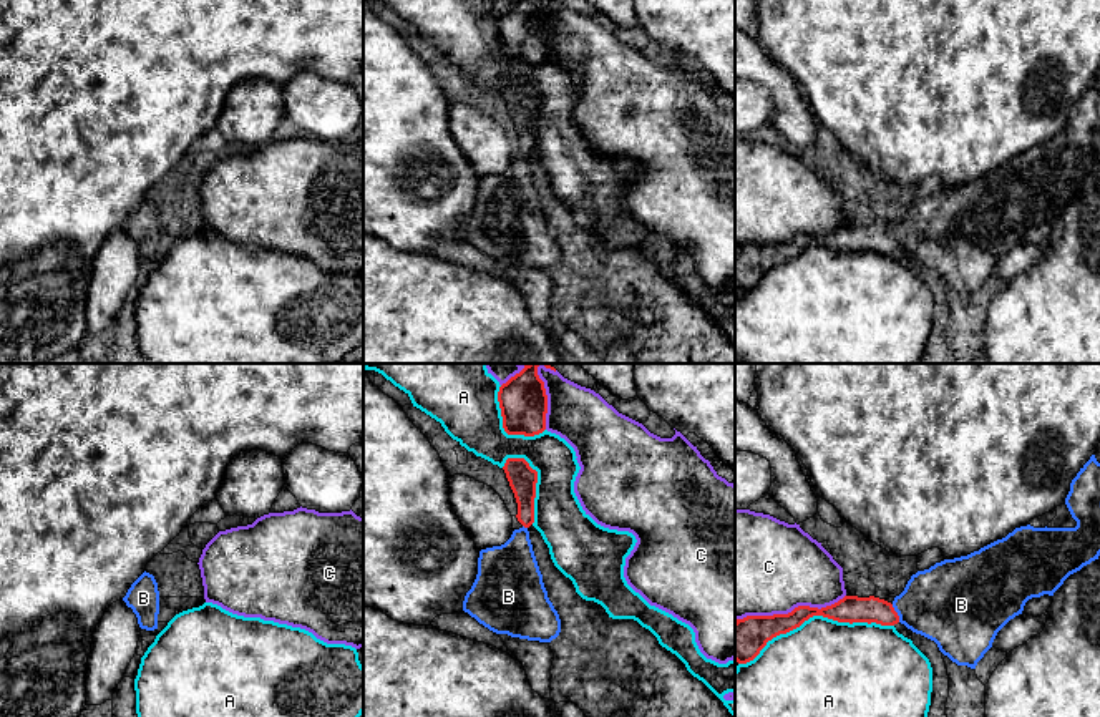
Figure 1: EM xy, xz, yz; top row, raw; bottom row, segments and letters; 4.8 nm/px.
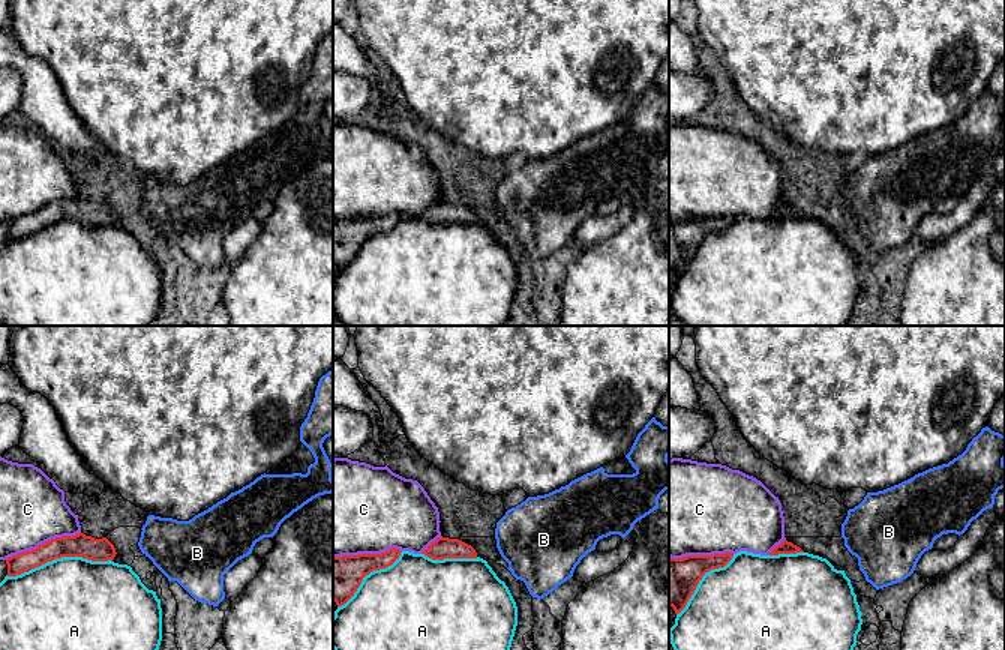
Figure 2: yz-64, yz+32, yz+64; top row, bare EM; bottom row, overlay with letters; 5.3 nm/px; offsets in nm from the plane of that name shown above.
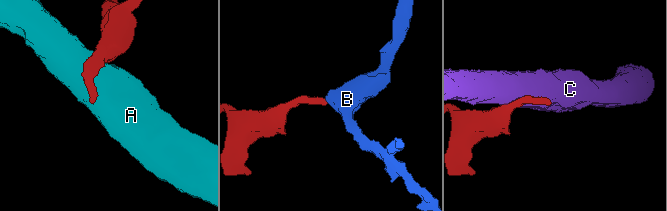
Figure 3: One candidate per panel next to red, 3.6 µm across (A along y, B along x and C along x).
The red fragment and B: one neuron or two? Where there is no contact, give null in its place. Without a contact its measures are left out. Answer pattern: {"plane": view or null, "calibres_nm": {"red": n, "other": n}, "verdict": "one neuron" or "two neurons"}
{"plane": "yz", "calibres_nm": {"red": 130, "other": 380}, "verdict": "one neuron"}

